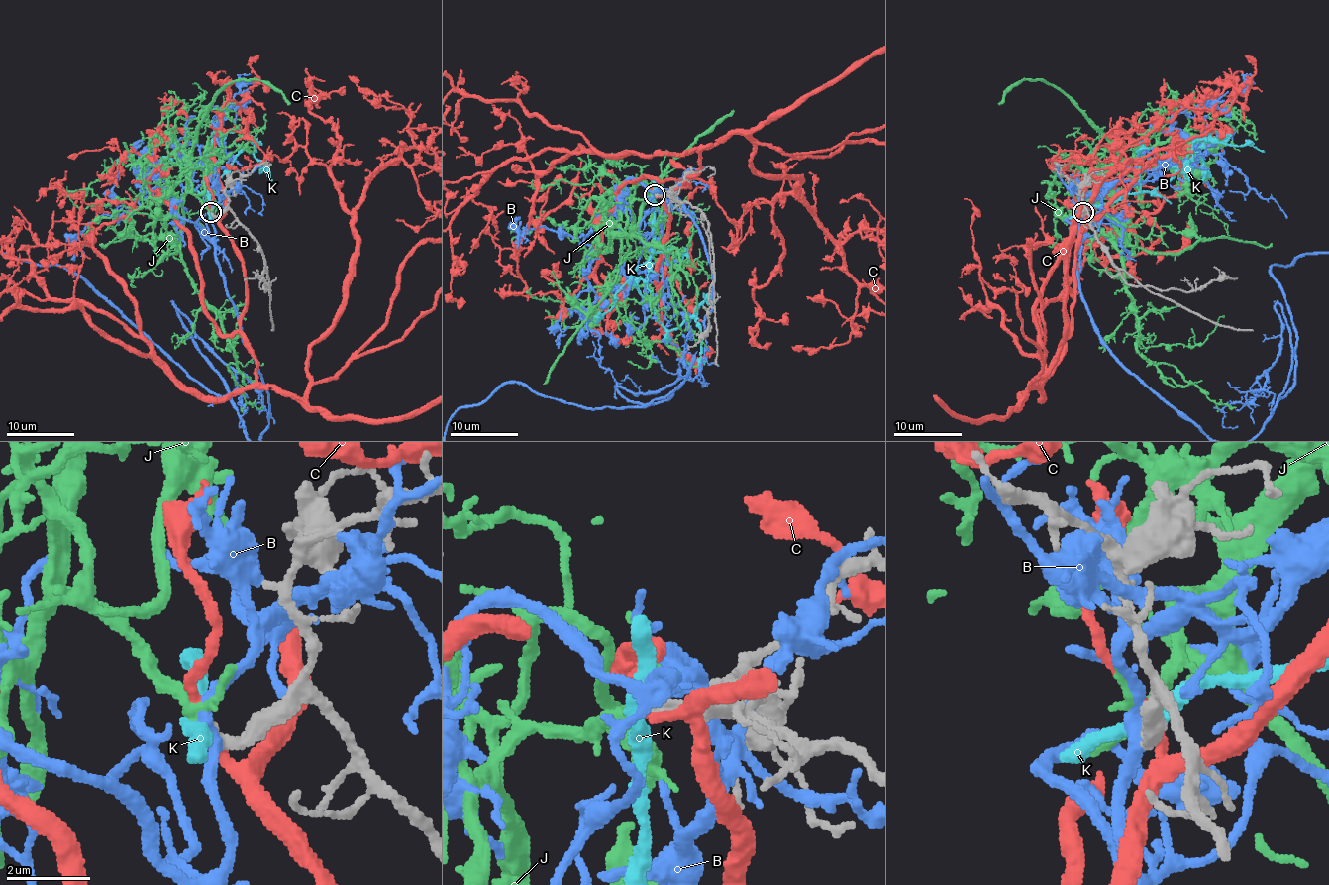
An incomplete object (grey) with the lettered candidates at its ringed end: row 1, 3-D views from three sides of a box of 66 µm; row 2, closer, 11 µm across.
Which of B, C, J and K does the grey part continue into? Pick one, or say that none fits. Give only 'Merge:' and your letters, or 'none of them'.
Merge: J

